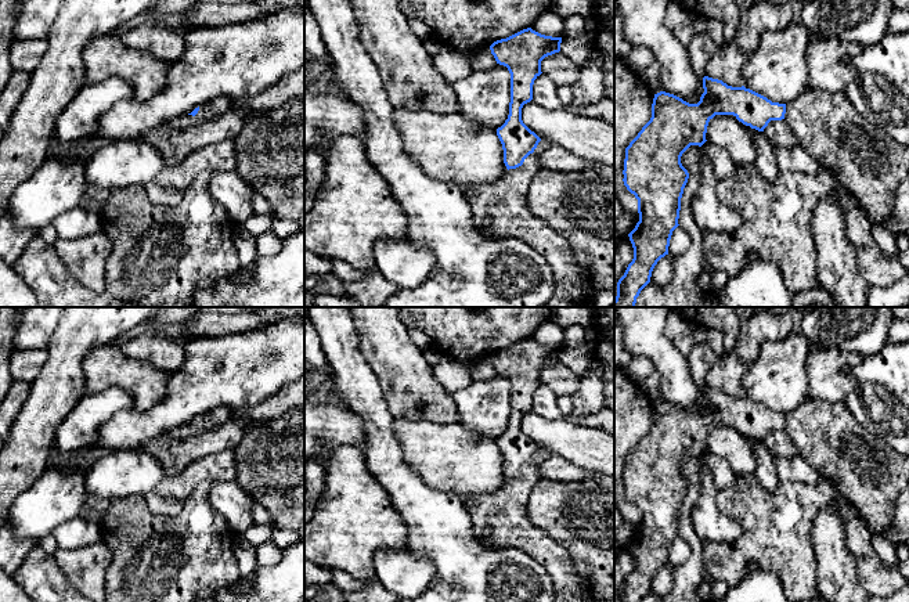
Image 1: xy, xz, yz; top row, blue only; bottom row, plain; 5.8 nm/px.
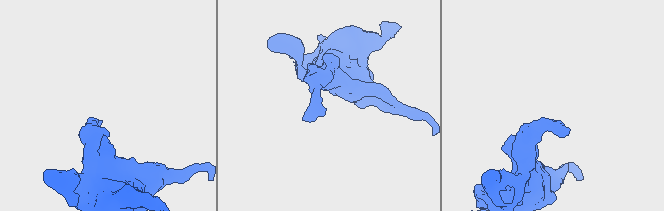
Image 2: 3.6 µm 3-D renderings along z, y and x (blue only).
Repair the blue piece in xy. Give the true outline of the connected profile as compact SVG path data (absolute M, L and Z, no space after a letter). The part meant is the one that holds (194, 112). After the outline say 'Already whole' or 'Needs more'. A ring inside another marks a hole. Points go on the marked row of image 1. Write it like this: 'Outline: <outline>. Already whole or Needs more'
Outline: M217 97L210 102L199 105L191 113L178 116L166 123L173 127L190 127L206 120L216 119L230 109L231 101L232 100L228 97Z. Needs more

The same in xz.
Outline: M523 29L490 46L497 64L511 73L509 115L497 129L504 149L505 174L491 184L462 184L476 227L494 238L517 238L534 248L552 270L555 291L542 307L581 307L585 277L569 241L527 208L529 187L540 172L533 154L541 138L522 120L522 108L533 100L541 61L560 51L562 37Z. Needs more

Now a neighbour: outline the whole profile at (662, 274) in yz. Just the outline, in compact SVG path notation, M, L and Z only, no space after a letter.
M665 255L654 266L650 277L650 282L659 288L665 286L672 277L672 257Z

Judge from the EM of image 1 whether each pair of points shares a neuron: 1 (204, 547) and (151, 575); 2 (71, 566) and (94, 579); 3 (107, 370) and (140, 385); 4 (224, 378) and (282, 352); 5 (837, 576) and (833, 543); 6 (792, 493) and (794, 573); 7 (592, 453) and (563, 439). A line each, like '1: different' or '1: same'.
1: same
2: same
3: same
4: same
5: same
6: same
7: same

